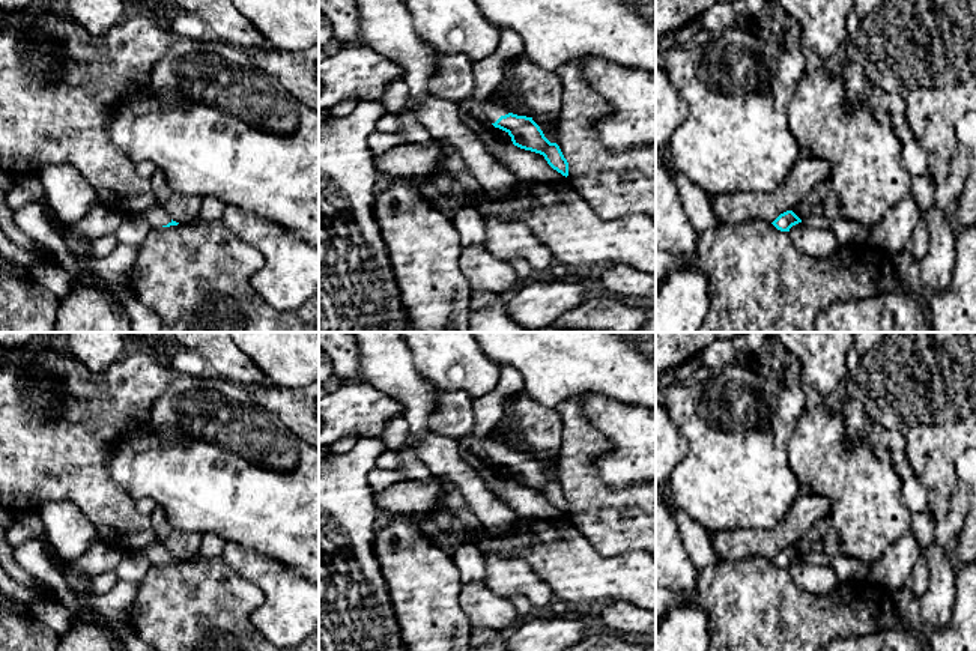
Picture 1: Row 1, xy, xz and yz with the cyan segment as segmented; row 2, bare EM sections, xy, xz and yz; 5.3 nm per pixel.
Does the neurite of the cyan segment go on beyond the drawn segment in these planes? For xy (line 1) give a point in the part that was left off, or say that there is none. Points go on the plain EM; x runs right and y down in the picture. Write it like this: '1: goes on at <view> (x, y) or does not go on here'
1: goes on at xy (157, 554)

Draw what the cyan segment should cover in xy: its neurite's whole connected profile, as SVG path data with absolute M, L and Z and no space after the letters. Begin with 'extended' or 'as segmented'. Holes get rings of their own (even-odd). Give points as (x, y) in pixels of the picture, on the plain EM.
extended; M150 544L144 549L149 561L152 564L170 564L170 562L177 562L179 559L173 558L167 549L161 544Z

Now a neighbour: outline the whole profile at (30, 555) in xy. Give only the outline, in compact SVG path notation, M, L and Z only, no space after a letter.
M33 537L14 549L14 558L29 574L47 586L47 592L56 601L74 615L80 609L90 609L95 615L107 621L128 621L138 585L119 580L105 594L77 594L48 558L44 543Z

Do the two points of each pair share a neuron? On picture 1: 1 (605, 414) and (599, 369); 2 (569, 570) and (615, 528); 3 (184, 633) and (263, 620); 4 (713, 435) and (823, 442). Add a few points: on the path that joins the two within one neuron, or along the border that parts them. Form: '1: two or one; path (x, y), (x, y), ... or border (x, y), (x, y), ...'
1: two; border (569, 397), (602, 393), (627, 403), (636, 403)
2: two; border (570, 522), (602, 554), (629, 552)
3: two; border (248, 614), (248, 620), (263, 635)
4: two; border (805, 408), (788, 442), (788, 463), (794, 474)

